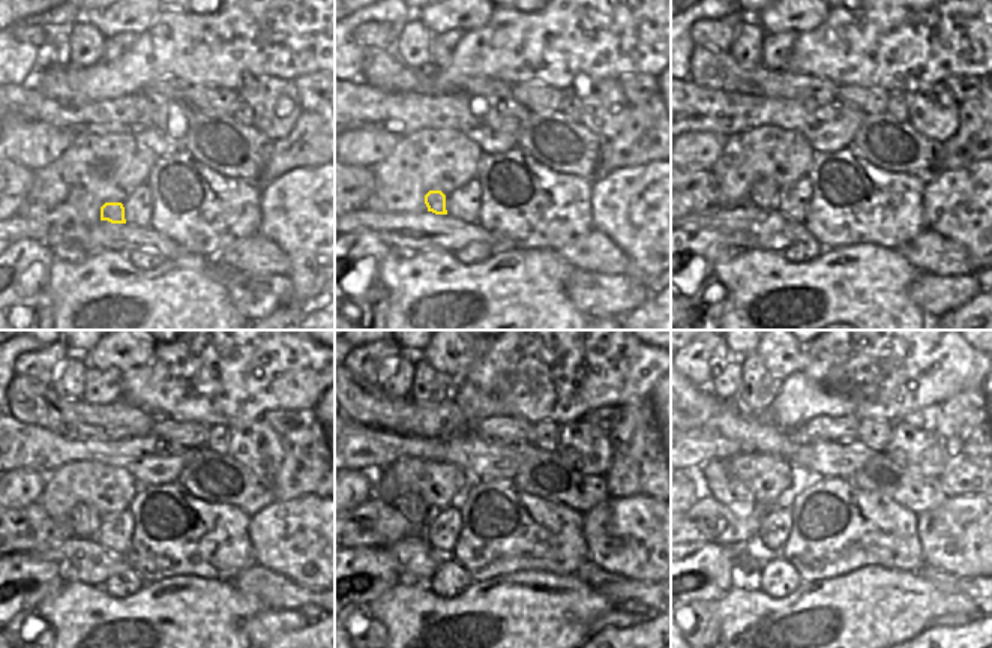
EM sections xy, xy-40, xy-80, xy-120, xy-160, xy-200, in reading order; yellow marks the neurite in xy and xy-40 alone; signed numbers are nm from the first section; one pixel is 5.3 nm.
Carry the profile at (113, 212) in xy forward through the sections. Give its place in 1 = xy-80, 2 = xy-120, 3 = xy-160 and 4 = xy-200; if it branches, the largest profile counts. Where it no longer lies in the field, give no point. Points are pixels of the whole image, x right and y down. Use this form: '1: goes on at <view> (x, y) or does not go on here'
1: goes on at xy-80 (763, 194)
2: goes on at xy-120 (84, 519)
3: goes on at xy-160 (405, 503)
4: goes on at xy-200 (716, 479)

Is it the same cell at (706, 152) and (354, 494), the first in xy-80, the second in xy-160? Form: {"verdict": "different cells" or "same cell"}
{"verdict": "same cell"}

